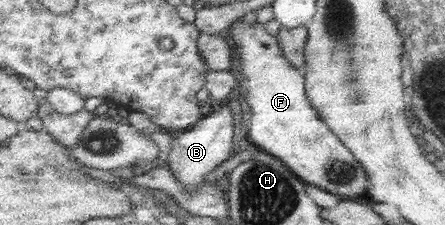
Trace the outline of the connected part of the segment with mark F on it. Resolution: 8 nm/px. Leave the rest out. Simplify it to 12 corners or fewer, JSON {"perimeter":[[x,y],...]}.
{"perimeter":[[235,20],[248,138],[305,183],[369,197],[263,23]]}

